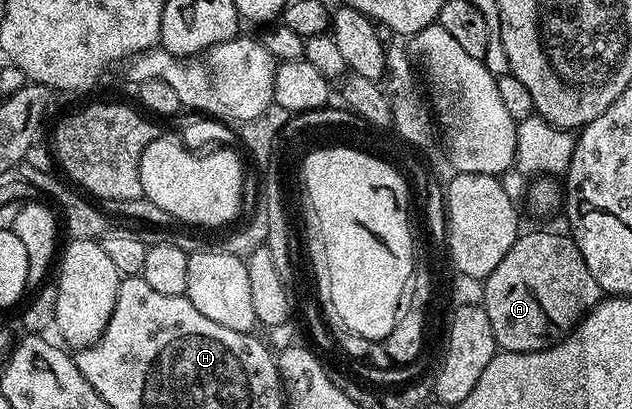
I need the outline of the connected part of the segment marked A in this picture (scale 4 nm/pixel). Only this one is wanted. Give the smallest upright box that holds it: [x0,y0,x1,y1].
[481,231,601,352]

